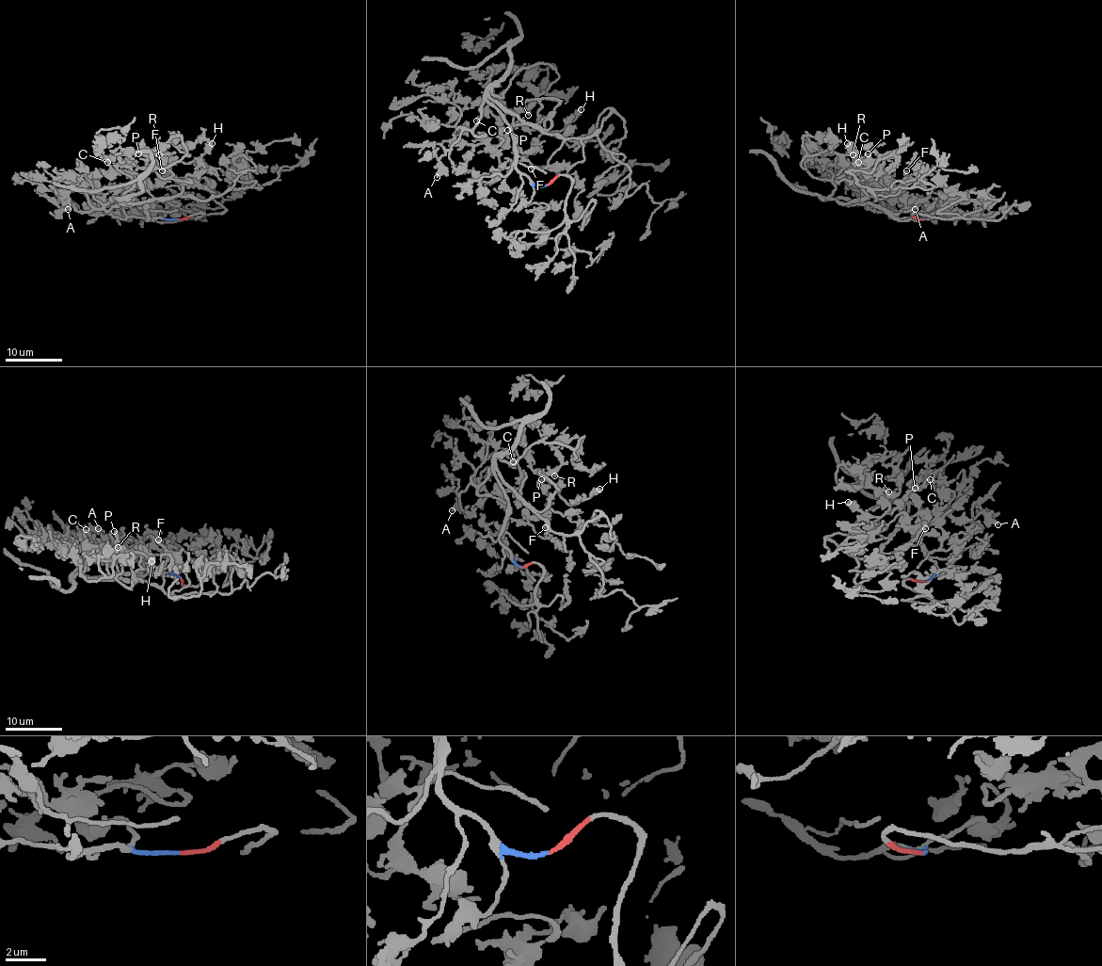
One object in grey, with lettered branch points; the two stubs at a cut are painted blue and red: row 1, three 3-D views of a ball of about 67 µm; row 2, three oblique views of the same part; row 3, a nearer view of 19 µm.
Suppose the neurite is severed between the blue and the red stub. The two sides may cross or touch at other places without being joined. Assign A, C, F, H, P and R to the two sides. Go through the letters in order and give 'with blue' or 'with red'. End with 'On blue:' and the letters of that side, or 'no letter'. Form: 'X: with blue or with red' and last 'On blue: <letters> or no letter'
A: with blue
C: with blue
F: with blue
H: with blue
P: with blue
R: with blue
On blue: A, C, F, H, P, R

